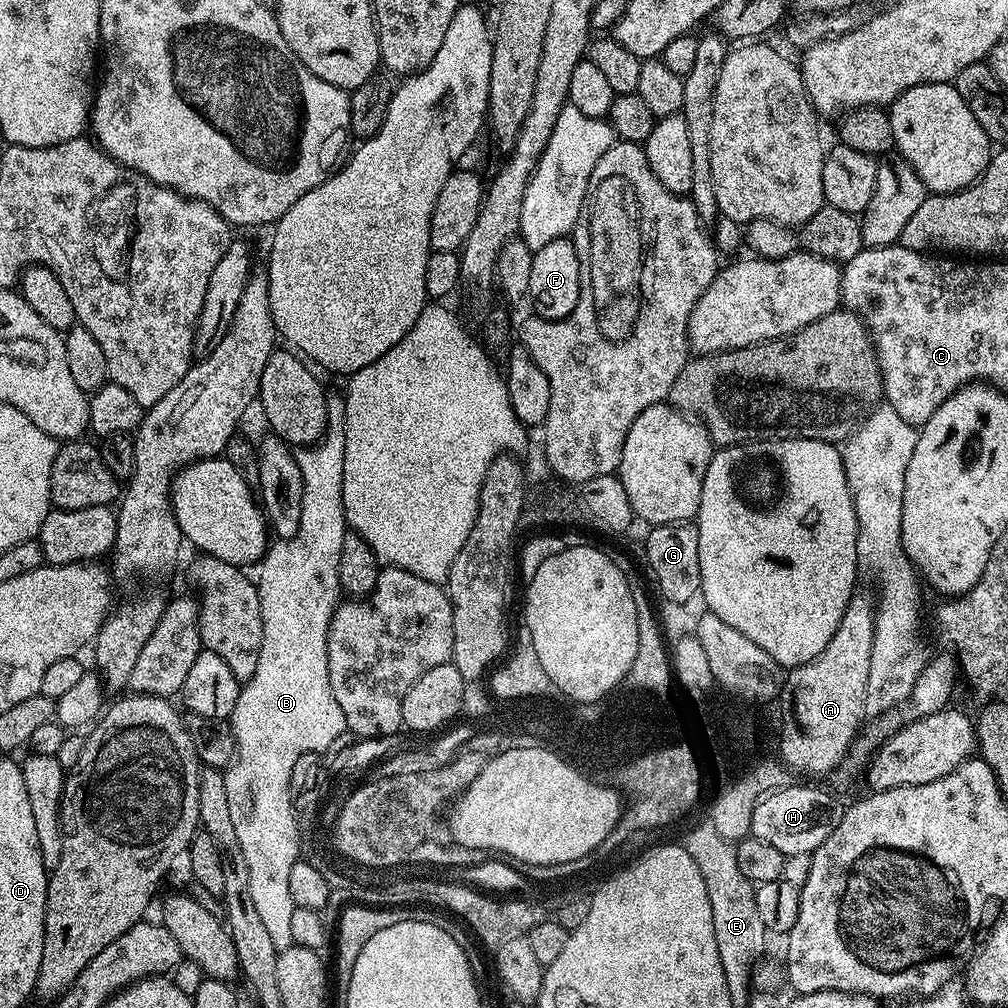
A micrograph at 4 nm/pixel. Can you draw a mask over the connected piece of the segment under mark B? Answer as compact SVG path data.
M332 394L328 396L328 425L324 431L324 436L317 440L315 444L301 447L296 452L296 461L298 462L298 470L302 470L302 519L298 526L298 534L294 534L294 538L289 540L276 540L269 543L263 560L259 561L258 564L260 577L257 575L254 583L258 590L258 602L262 610L262 650L258 654L258 668L254 670L252 677L243 681L238 694L238 702L234 702L230 727L236 739L236 754L234 762L229 764L224 772L226 798L230 802L230 819L234 821L234 834L238 834L238 846L242 850L242 858L246 858L246 866L250 866L250 894L254 897L254 906L258 909L261 921L266 925L266 931L270 933L270 939L274 942L277 950L293 947L290 938L290 921L296 909L296 903L290 898L290 866L294 866L294 862L301 859L301 825L296 824L298 813L293 808L290 798L290 774L294 770L294 762L298 762L298 758L302 758L302 754L310 754L311 752L323 754L330 742L333 742L338 734L346 731L344 715L334 698L334 690L330 690L328 651L326 650L330 622L336 612L337 604L341 603L342 600L342 589L338 578L338 558L342 558L342 538L350 531L342 506L342 462L346 462L346 406L344 405L343 395L337 394L337 396L334 396Z

